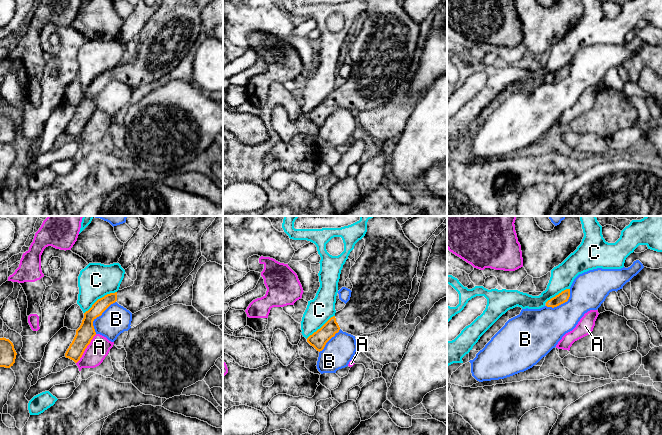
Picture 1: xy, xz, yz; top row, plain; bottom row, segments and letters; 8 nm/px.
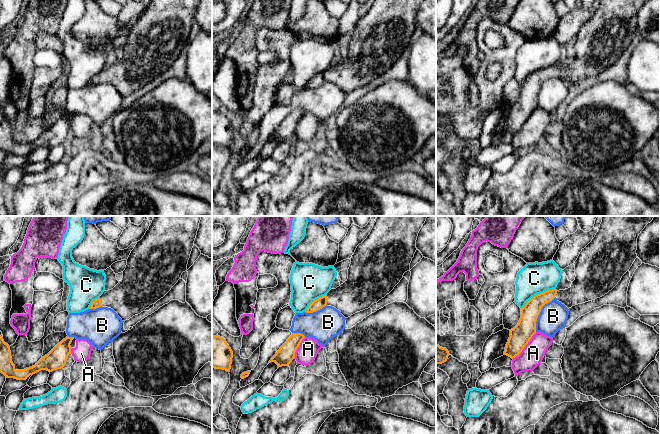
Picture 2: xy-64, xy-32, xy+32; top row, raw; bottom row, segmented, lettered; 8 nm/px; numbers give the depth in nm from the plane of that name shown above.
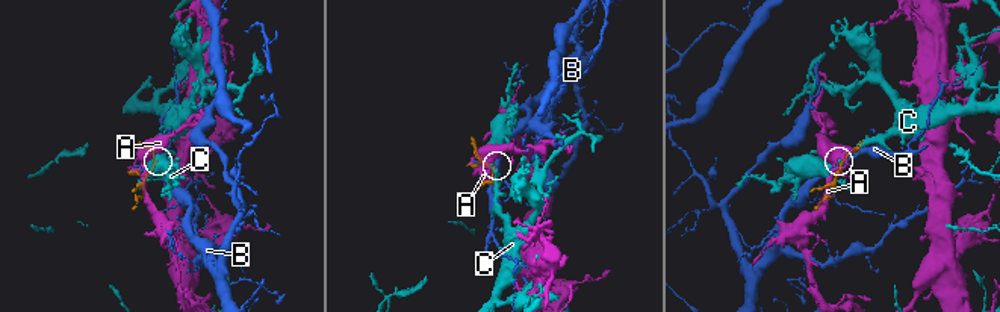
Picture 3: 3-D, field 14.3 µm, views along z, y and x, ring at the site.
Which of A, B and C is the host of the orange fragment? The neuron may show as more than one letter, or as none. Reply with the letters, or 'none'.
none

